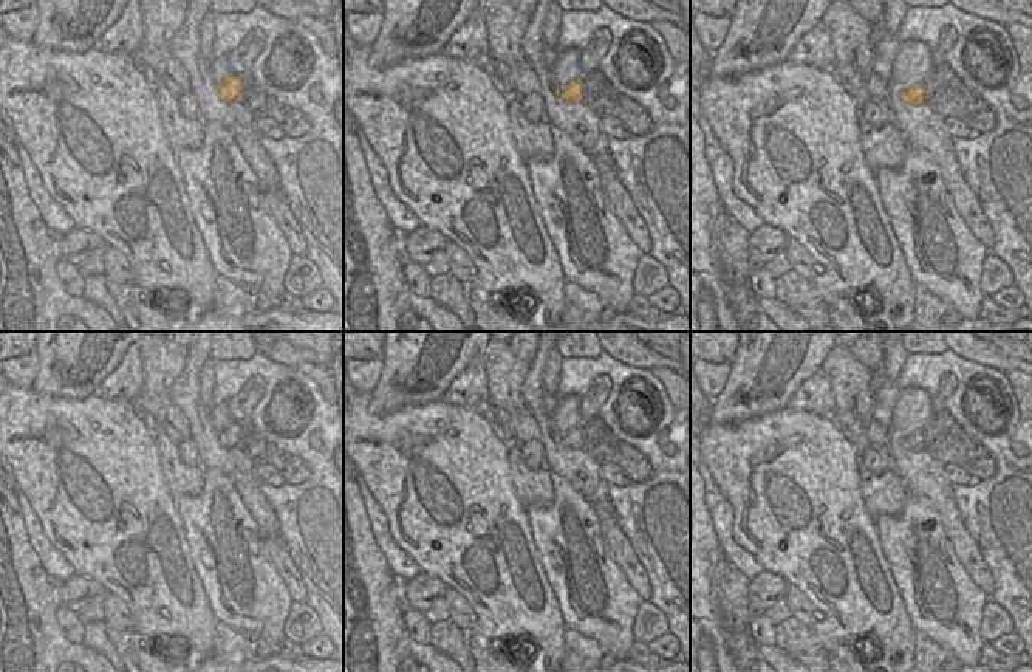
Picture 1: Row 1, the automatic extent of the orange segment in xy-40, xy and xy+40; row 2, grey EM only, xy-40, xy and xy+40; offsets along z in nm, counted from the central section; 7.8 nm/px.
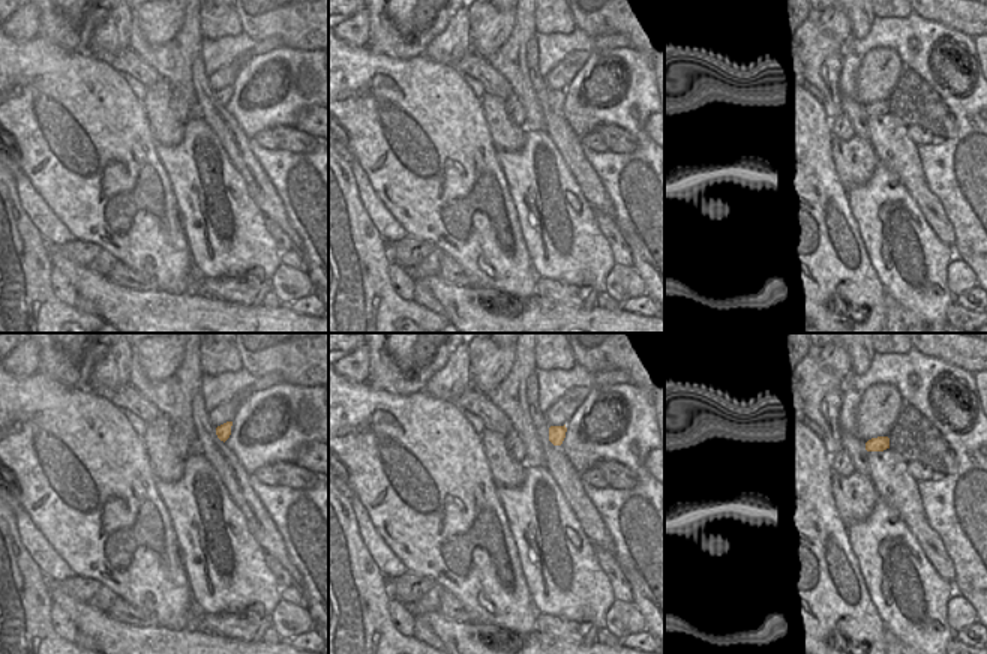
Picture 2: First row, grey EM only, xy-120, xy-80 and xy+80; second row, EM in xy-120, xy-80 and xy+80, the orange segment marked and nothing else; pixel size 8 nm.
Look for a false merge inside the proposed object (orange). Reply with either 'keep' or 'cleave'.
keep

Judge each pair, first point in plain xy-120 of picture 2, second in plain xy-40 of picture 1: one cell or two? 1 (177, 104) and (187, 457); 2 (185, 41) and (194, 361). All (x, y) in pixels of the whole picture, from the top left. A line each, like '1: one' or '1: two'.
1: one
2: one

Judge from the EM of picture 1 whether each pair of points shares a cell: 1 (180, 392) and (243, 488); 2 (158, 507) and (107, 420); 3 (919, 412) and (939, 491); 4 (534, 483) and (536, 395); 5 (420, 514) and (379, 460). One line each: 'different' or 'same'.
1: different
2: same
3: different
4: different
5: same

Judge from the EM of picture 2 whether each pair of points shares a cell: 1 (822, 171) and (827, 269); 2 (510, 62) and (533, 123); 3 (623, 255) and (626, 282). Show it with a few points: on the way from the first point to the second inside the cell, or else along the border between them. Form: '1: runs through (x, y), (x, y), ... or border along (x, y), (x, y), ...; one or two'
1: runs through (822, 195), (822, 245); one
2: runs through (518, 77), (533, 108); one
3: border along (615, 263), (632, 266); two

